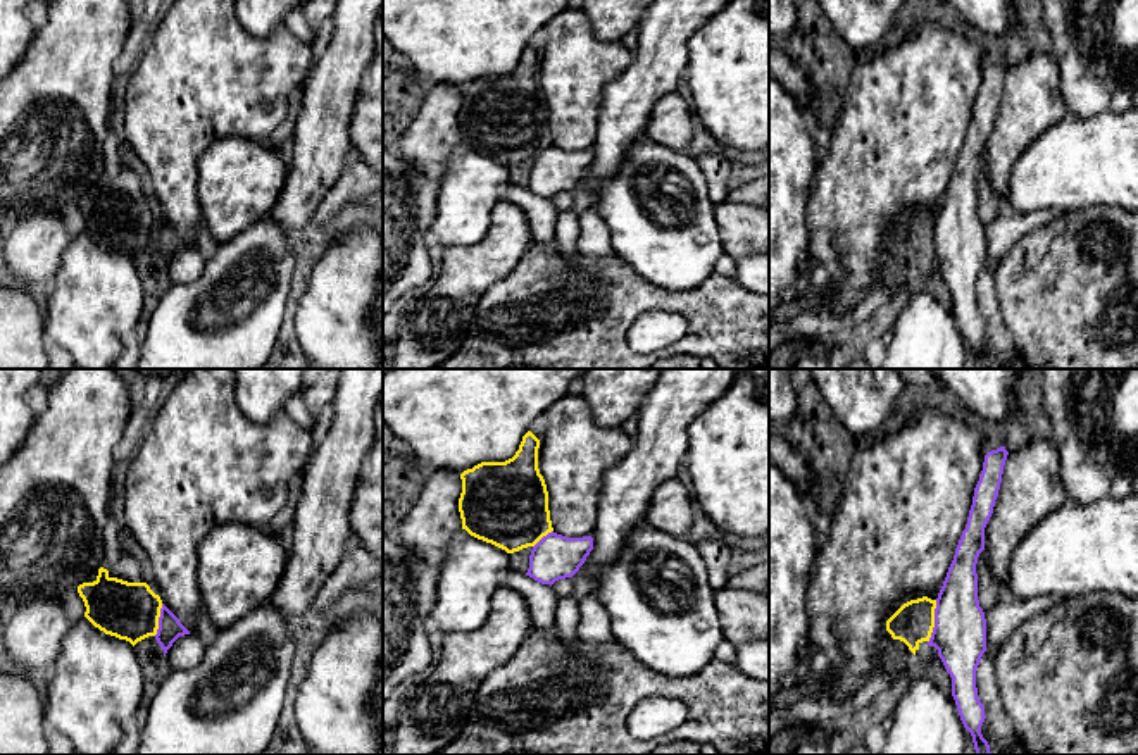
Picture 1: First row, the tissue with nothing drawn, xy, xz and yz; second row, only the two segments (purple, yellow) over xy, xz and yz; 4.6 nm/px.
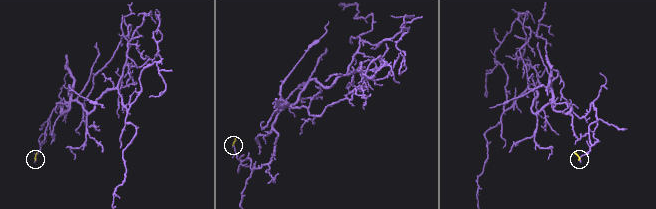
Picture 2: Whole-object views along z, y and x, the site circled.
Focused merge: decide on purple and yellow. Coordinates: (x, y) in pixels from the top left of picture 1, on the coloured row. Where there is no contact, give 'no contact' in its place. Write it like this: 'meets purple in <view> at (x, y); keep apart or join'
meets purple in yz at (935, 621); keep apart

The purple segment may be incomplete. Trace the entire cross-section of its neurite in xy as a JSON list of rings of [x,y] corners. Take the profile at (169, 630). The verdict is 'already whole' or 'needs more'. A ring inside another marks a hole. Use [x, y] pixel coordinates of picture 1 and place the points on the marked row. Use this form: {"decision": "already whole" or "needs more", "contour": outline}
{"decision": "already whole", "contour": [[[162,603],[159,629],[155,634],[157,643],[164,650],[164,657],[172,643],[179,638],[190,634],[190,631],[179,622],[179,619]]]}

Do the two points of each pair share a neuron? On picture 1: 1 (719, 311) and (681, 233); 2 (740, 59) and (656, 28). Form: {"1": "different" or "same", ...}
{"1": "different", "2": "different"}

